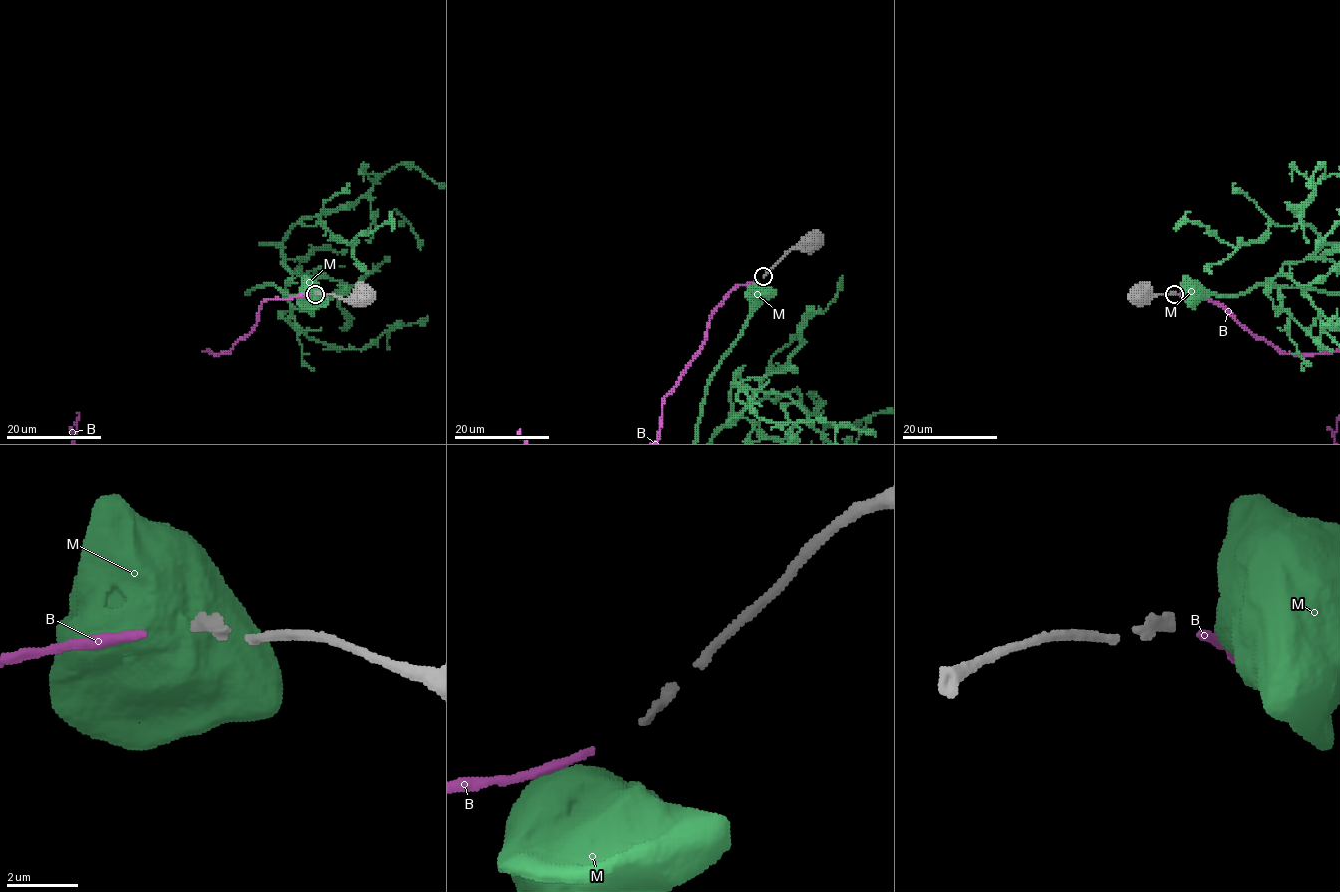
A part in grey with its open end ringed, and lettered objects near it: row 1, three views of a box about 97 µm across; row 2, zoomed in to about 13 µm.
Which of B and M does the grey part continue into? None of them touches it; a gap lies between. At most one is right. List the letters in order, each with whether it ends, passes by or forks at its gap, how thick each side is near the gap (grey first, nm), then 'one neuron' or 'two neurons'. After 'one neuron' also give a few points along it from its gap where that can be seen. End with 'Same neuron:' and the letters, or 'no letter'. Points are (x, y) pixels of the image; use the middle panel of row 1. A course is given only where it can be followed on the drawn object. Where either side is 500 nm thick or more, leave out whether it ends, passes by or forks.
B: it ends | 240/220 nm | one neuron
M: 240/1100 nm | two neurons
Same neuron: B

